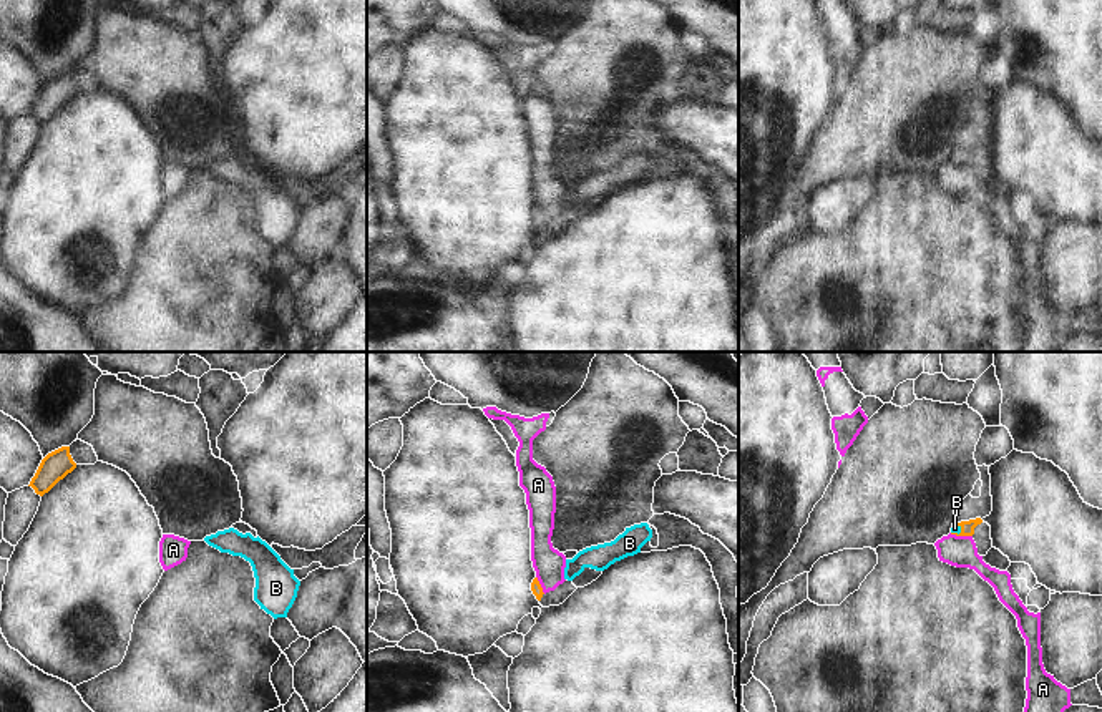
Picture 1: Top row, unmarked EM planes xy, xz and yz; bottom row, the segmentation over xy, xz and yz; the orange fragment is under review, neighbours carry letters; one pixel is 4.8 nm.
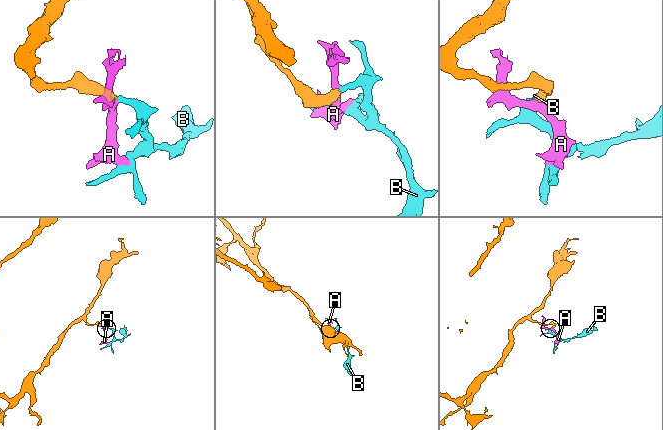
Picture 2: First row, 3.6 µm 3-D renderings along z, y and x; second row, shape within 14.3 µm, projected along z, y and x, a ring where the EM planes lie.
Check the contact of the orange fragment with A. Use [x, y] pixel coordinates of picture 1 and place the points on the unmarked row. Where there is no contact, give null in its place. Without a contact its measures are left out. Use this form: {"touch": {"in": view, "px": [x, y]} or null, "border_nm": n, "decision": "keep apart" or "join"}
{"touch": {"in": "yz", "px": [961, 163]}, "border_nm": 110, "decision": "keep apart"}

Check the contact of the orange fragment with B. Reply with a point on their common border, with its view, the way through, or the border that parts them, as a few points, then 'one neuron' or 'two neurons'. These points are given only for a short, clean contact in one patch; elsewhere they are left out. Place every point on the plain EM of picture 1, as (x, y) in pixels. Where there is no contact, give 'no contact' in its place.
meets orange in yz at (956, 161); runs through yz (966, 155), (956, 161), (955, 156); one neuron

